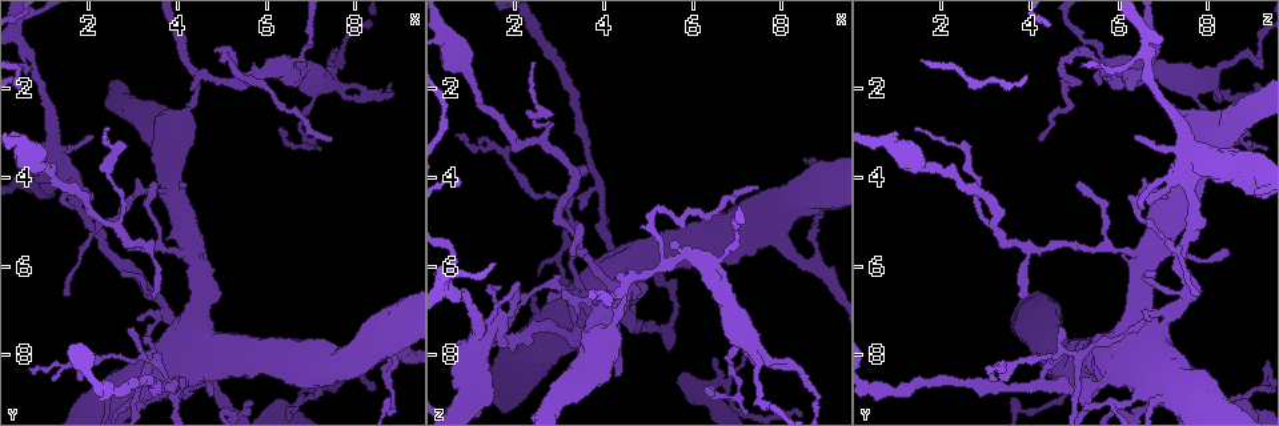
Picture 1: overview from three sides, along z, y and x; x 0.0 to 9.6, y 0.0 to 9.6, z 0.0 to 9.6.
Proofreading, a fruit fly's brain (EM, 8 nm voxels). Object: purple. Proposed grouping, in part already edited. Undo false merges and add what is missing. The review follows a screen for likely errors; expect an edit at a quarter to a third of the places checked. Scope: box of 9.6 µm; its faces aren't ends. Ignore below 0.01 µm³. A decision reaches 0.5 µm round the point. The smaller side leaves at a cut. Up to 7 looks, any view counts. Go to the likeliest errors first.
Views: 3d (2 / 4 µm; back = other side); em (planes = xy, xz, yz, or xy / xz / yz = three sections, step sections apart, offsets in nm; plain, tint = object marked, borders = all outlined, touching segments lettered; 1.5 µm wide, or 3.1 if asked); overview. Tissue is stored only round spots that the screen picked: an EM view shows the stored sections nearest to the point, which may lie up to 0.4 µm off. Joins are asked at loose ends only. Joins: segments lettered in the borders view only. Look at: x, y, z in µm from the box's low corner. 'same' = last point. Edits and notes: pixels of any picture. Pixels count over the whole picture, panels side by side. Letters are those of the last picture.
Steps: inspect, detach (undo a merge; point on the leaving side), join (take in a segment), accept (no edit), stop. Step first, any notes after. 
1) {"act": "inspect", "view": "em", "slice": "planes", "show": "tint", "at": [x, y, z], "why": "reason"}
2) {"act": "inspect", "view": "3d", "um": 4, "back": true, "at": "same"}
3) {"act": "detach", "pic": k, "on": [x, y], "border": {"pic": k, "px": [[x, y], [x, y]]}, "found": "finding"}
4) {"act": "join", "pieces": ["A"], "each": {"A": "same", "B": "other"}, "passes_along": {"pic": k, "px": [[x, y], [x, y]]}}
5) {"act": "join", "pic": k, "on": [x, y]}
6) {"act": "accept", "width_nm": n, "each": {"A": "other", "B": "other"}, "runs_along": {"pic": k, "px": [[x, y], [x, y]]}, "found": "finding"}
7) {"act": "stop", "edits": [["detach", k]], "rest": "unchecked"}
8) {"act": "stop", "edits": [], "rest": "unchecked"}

{"act": "inspect", "view": "3d", "um": 4, "at": [4.45, 1.75, 6.65], "why": "sharp bend"}

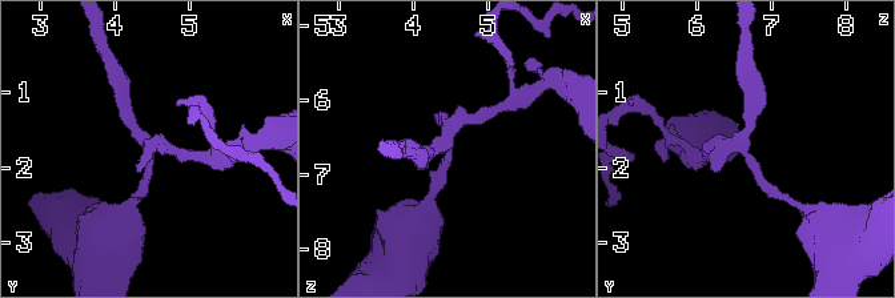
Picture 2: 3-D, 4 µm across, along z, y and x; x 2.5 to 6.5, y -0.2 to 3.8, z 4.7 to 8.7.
{"act": "inspect", "view": "em", "slice": "planes", "show": "tint", "at": [4.45, 1.70, 6.60], "arms": 3}

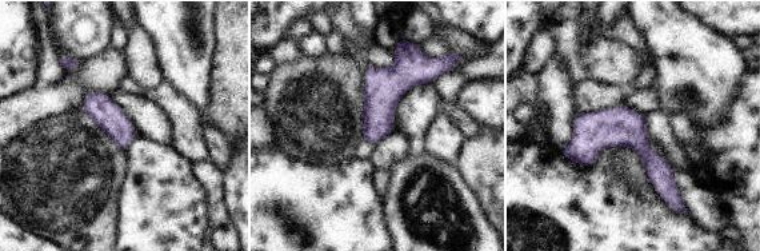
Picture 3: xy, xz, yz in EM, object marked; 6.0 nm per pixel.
{"act": "inspect", "view": "em", "slice": "planes", "show": "borders", "at": "same", "why": "see the neighbours"}

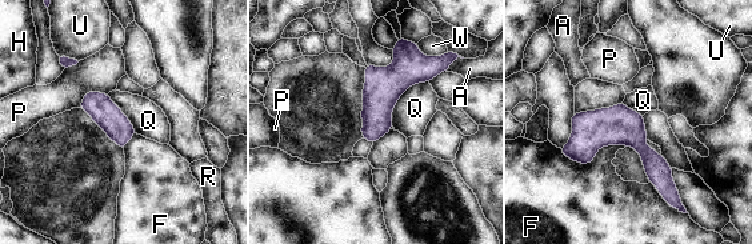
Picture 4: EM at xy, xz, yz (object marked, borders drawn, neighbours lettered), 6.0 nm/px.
{"act": "accept", "width_nm": 170, "each": {"A": "other", "F": "other", "H": "other", "P": "other", "Q": "other", "R": "other", "U": "other", "W": "other"}, "runs_along": {"pic": 4, "px": [[575, 118], [620, 127], [674, 195]]}, "found": "continuous, no second neuron"}

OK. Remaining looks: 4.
{"act": "inspect", "view": "em", "slice": "planes", "show": "borders", "at": [3.65, 5.60, 5.80], "why": "two arms in line, one across"}

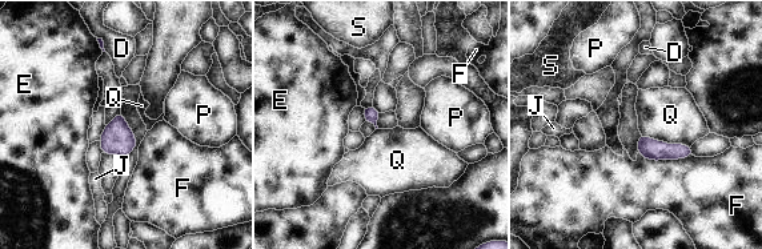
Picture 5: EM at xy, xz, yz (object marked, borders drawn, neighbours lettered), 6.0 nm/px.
{"act": "accept", "each": {"D": "other", "E": "other", "F": "other", "J": "other", "P": "other", "Q": "other", "S": "other"}, "border": {"pic": 5, "px": [[641, 133], [690, 147]]}, "found": "continuous, no second neuron"}

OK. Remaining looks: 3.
{"act": "inspect", "view": "3d", "um": 2, "at": [0.60, 1.50, 5.60], "why": "abrupt turn"}

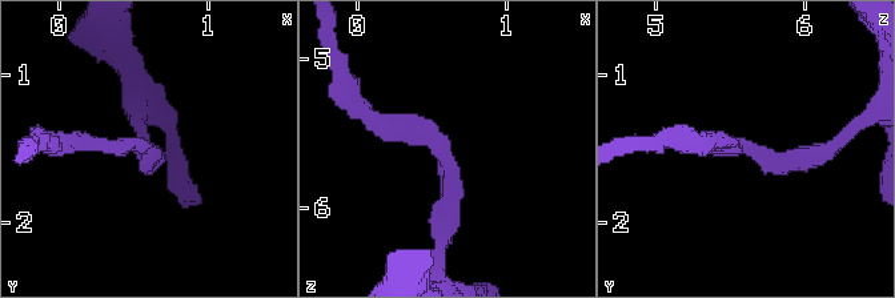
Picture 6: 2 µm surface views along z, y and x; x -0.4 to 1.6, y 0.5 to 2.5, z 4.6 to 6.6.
{"act": "inspect", "view": "em", "slice": "planes", "show": "borders", "at": [0.60, 1.52, 5.66], "why": "need the tissue"}

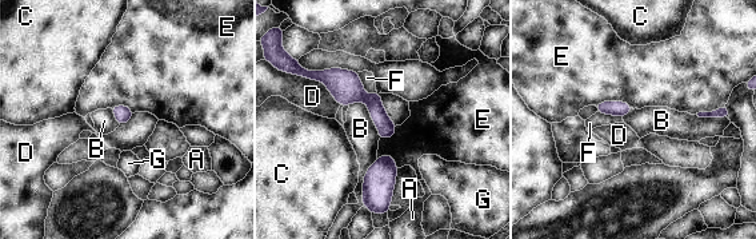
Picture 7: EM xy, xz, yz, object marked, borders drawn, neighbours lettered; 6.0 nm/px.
{"act": "accept", "width_nm": 80, "each": {"A": "other", "B": "other", "C": "other", "D": "other", "E": "other", "F": "other", "G": "other"}, "border": {"pic": 7, "px": [[300, 76], [319, 80], [340, 104]]}, "found": "one neuron here"}

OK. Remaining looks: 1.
{"act": "stop", "edits": [], "rest": "unchecked"}

